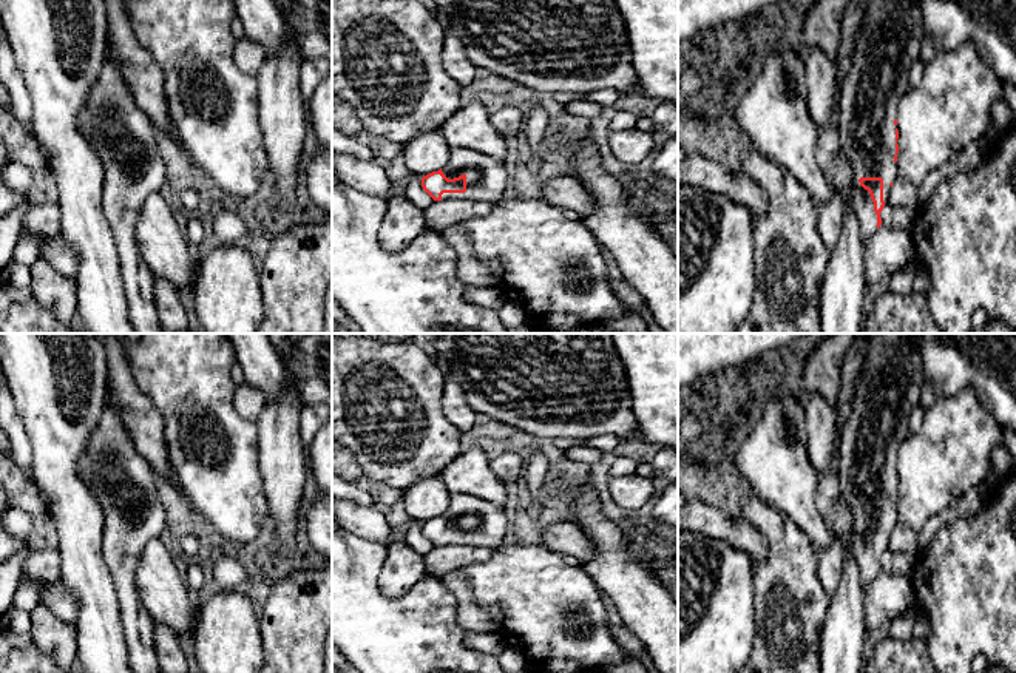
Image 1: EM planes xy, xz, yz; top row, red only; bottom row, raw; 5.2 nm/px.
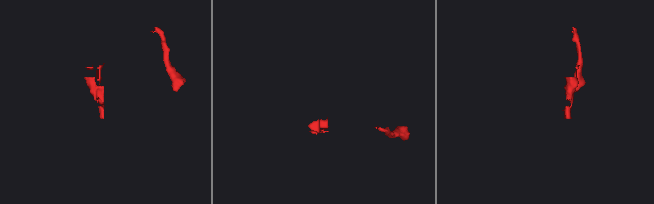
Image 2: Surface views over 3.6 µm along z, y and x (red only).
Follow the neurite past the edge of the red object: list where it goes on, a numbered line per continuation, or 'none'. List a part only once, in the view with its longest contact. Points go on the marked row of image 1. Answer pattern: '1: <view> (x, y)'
1: yz (891, 34)

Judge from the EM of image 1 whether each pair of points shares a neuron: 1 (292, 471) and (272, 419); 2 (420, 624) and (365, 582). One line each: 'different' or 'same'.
1: same
2: same

